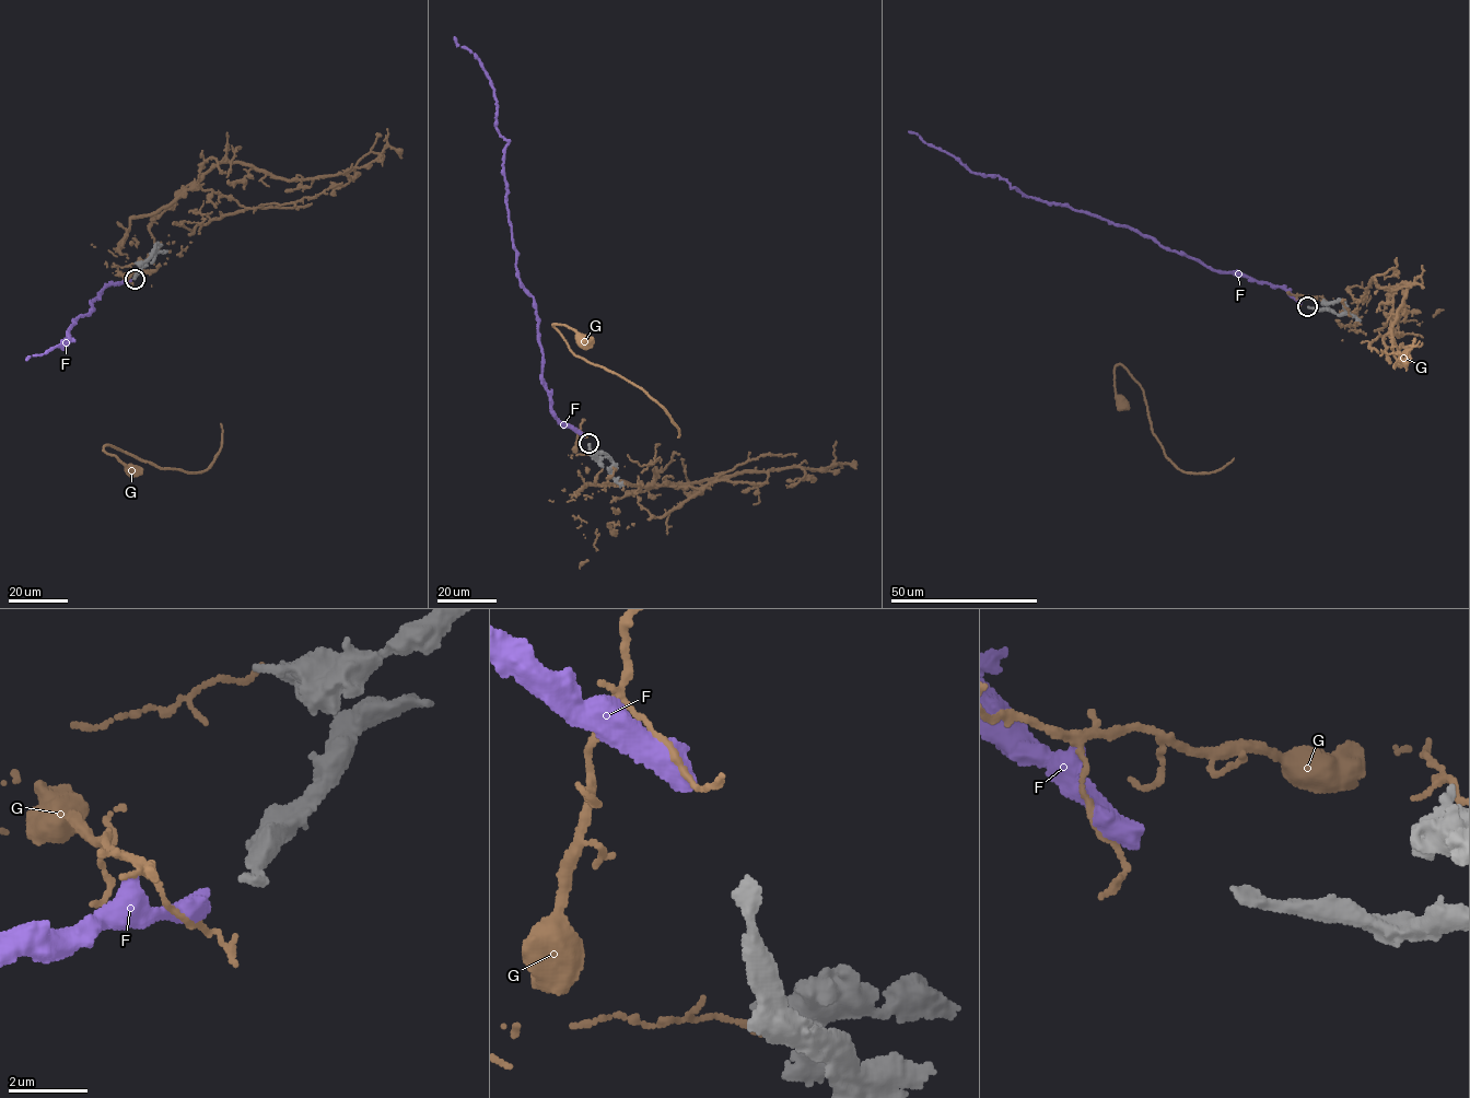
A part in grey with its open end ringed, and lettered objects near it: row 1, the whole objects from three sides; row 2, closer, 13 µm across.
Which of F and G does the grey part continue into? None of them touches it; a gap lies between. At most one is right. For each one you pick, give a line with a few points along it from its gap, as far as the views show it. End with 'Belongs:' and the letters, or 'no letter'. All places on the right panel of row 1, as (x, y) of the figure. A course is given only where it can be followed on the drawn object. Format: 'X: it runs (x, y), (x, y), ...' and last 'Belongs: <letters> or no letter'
F: it runs (1301, 304), (1279, 285), (1214, 271), (1122, 225), (1028, 197), (998, 175), (970, 172), (908, 131)
Belongs: F

